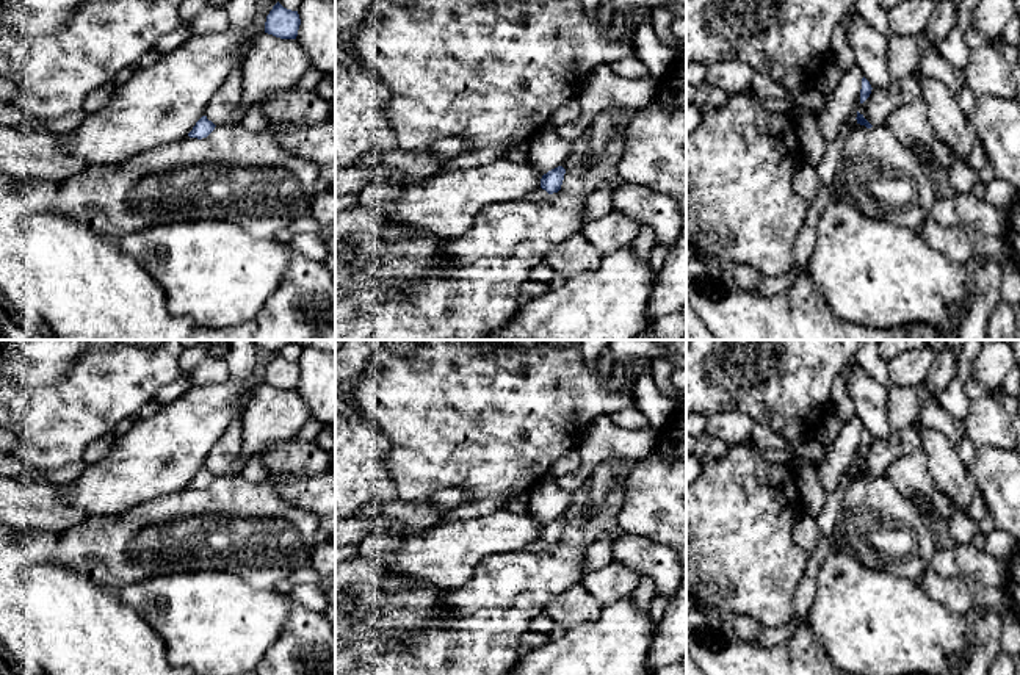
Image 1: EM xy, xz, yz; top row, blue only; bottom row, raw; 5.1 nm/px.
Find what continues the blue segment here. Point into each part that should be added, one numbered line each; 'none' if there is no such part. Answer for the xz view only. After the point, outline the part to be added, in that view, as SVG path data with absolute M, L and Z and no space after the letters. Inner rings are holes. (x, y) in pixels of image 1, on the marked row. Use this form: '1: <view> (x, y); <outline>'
none

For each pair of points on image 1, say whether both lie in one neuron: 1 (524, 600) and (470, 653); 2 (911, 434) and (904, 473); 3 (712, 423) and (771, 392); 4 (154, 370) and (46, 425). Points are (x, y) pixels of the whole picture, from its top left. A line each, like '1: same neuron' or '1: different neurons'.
1: same neuron
2: same neuron
3: different neurons
4: same neuron

